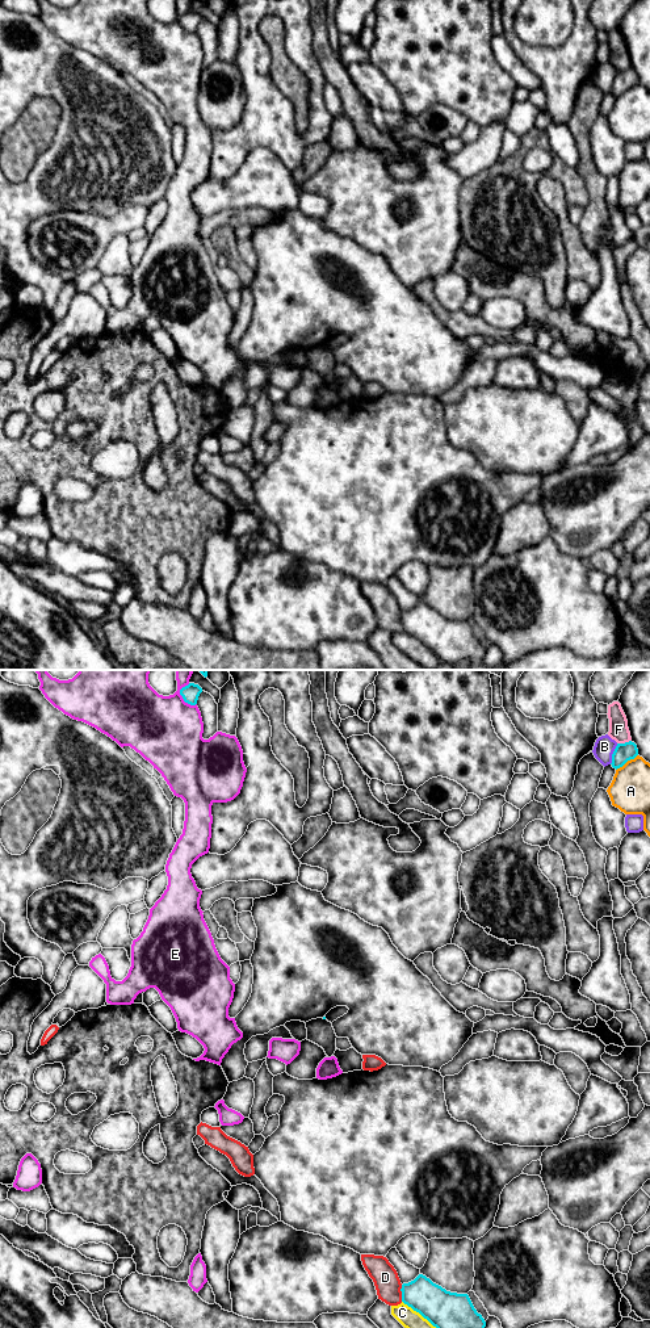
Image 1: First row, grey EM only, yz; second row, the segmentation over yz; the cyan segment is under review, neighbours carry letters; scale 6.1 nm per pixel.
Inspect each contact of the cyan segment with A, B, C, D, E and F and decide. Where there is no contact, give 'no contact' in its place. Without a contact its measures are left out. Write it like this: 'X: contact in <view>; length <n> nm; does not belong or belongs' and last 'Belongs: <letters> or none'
A: contact in yz; length 170 nm; does not belong
B: contact in yz; length 140 nm; does not belong
C: contact in yz; length 300 nm; does not belong
D: contact in yz; length 100 nm; does not belong
E: contact in yz; length 150 nm; does not belong
F: contact in yz; length 90 nm; does not belong
Belongs: none

